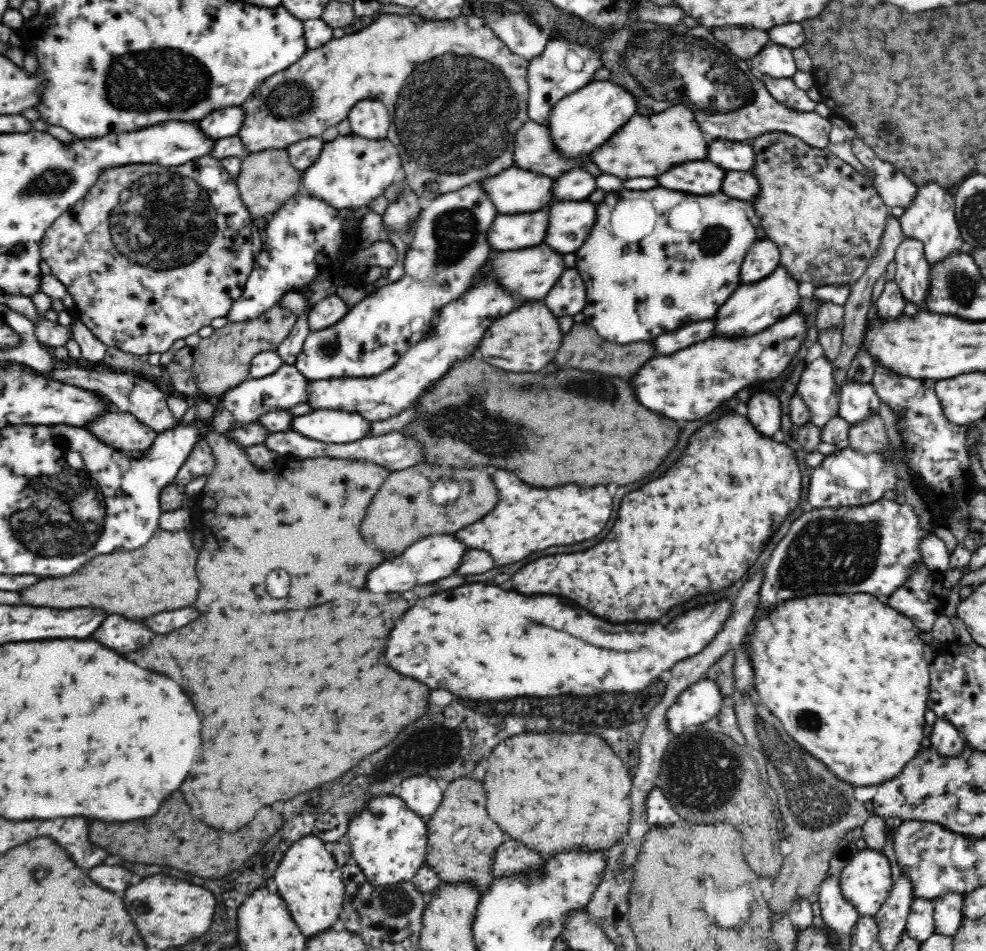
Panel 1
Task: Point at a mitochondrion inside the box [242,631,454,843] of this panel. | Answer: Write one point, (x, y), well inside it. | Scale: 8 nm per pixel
(406, 757)

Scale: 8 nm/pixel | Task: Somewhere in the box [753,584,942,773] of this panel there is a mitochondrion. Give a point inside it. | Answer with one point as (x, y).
(808, 720)

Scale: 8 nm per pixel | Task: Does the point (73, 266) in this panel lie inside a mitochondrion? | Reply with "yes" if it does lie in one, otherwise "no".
no

